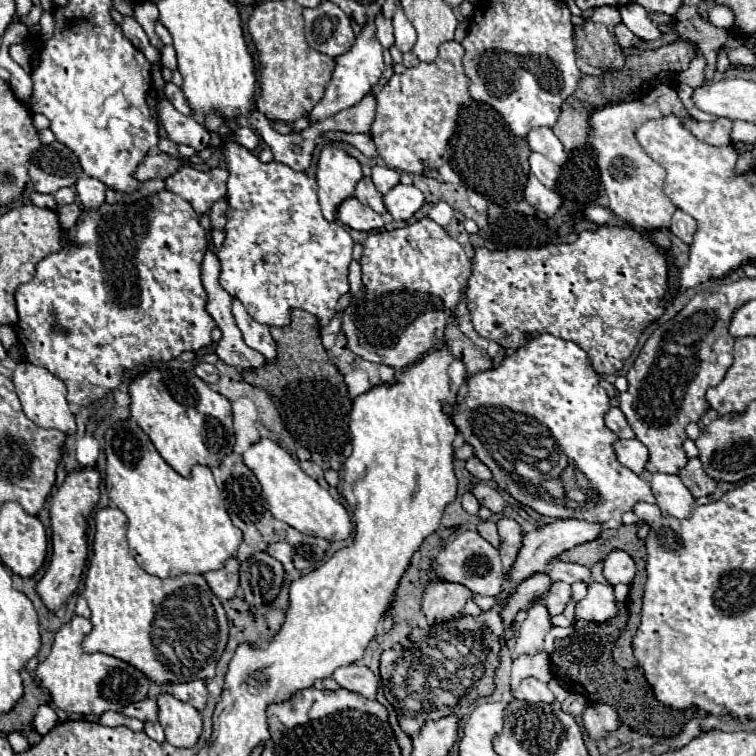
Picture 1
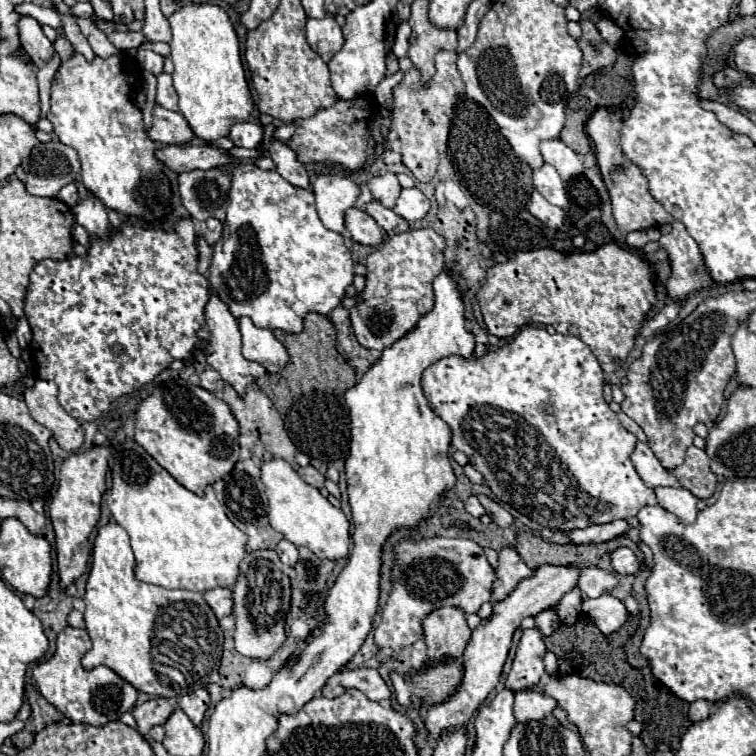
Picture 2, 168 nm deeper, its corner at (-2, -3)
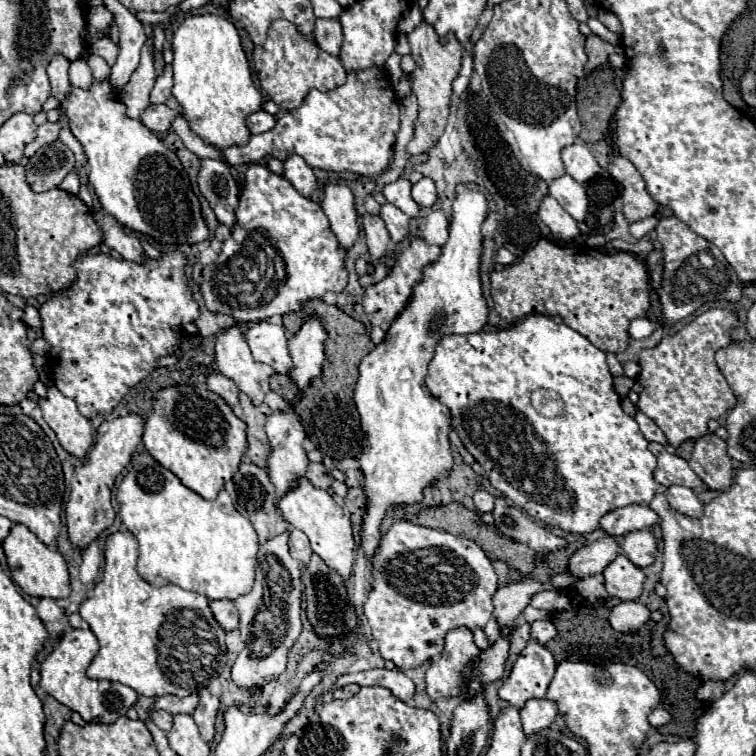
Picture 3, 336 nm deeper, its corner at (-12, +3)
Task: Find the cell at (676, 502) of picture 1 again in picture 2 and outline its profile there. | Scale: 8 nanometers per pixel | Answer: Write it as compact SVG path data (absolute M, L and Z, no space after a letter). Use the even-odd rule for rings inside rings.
M656 487L654 489L658 505L664 507L666 511L674 513L682 523L692 523L696 519L696 503L698 499L684 487Z

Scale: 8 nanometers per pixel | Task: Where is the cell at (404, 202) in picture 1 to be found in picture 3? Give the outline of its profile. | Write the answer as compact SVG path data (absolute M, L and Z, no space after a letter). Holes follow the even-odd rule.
M422 177L418 183L412 185L412 197L420 207L432 207L438 199L434 181L428 179L428 177Z

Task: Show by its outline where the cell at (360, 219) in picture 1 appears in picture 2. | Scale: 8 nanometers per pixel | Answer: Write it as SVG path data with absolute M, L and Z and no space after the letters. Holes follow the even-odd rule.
M356 207L346 211L346 229L352 235L352 241L356 241L360 245L376 247L384 241L384 233L374 223L374 219L370 219L370 215L366 215L364 211L360 211Z

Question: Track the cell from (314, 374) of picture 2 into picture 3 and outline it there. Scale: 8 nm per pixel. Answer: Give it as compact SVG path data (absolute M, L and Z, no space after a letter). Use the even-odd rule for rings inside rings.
M310 301L306 305L306 309L300 313L284 315L284 329L290 335L296 335L310 317L316 317L316 315L320 317L320 321L328 333L328 339L324 341L326 361L324 361L322 375L312 379L306 393L296 387L296 383L292 381L292 377L288 373L274 373L270 377L270 387L286 403L290 403L294 407L296 415L300 417L304 429L306 429L308 439L316 445L316 449L320 449L324 455L328 455L332 459L358 457L362 453L364 435L360 429L360 417L358 417L358 411L356 411L356 405L352 399L352 391L358 381L358 365L364 359L364 355L368 355L374 349L374 343L370 341L366 327L362 323L358 323L356 319L352 319L350 315L346 315L344 311L340 311L338 307L326 305L324 301Z

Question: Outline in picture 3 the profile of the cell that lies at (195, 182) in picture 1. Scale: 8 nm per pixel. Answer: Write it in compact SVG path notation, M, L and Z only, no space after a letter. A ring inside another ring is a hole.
M202 159L198 173L198 187L210 203L218 221L232 229L234 209L238 205L238 181L232 177L230 167L220 159Z

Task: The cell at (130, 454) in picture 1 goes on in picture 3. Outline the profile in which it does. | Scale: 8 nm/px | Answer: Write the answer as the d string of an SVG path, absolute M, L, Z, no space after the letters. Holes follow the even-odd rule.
M136 451L132 455L128 473L116 489L116 501L120 505L122 523L130 533L134 533L140 543L138 573L144 581L156 587L174 583L182 589L206 595L208 599L236 599L252 589L258 535L252 523L234 509L226 489L222 489L214 501L208 501L182 485L182 481L172 471L162 467L150 453Z

